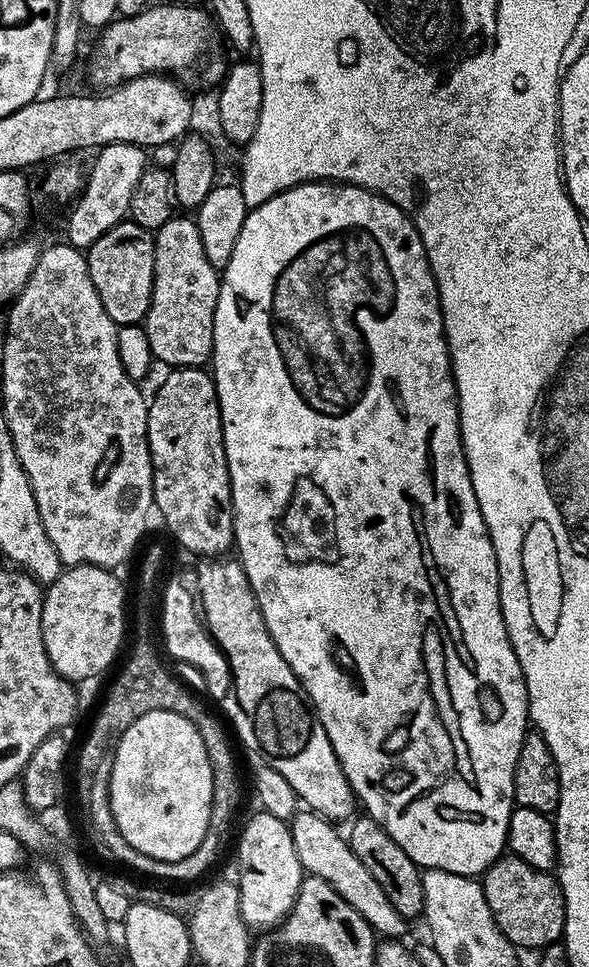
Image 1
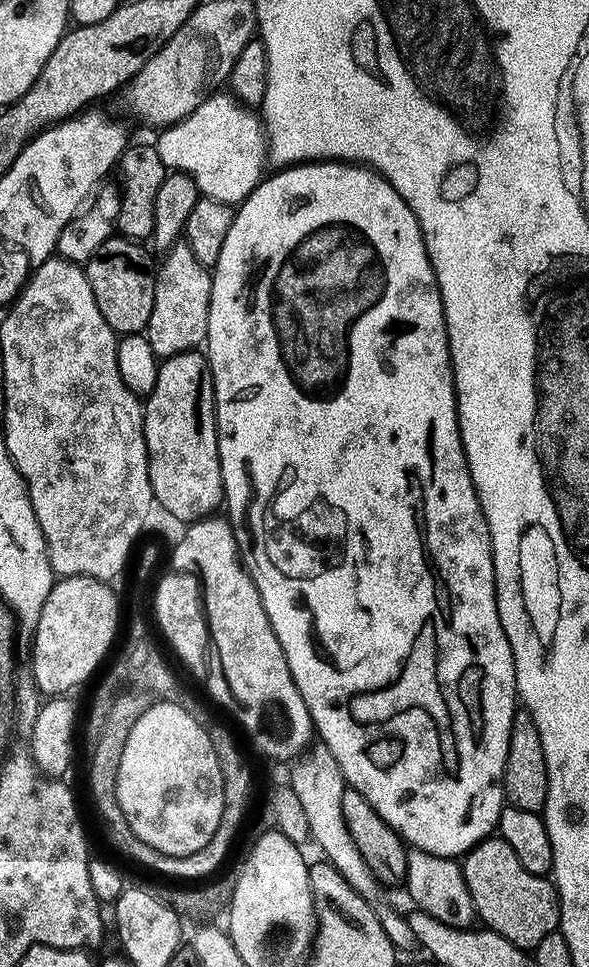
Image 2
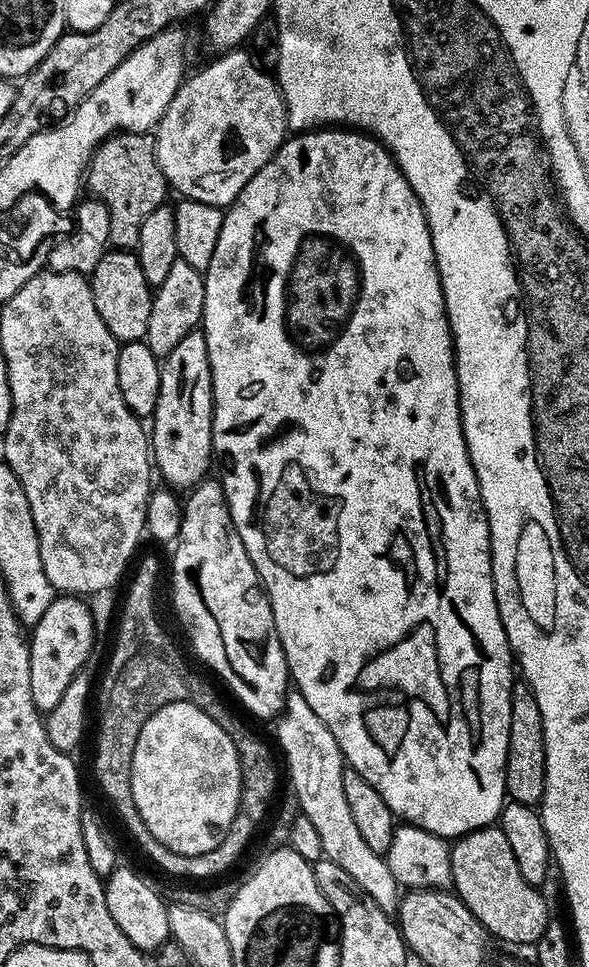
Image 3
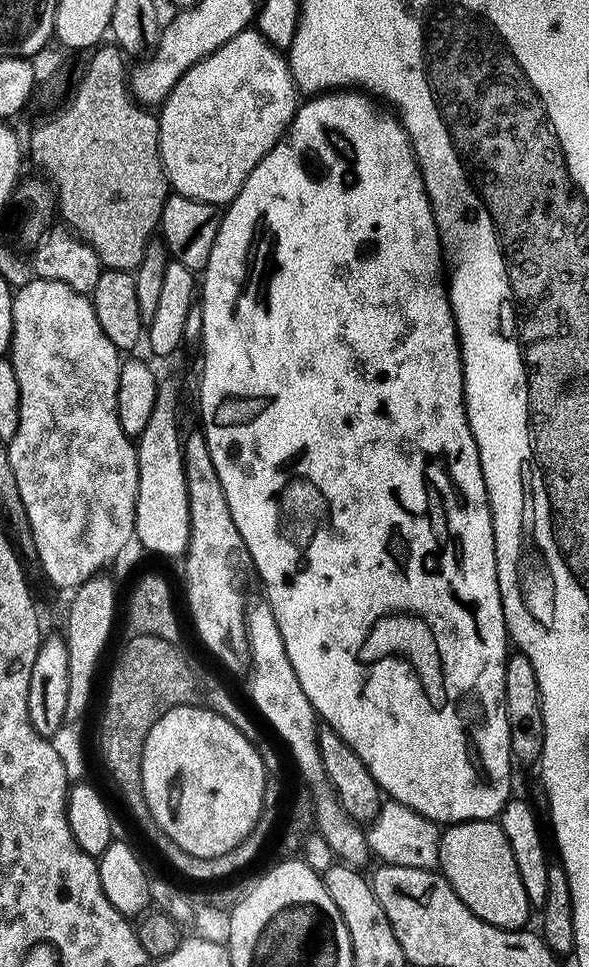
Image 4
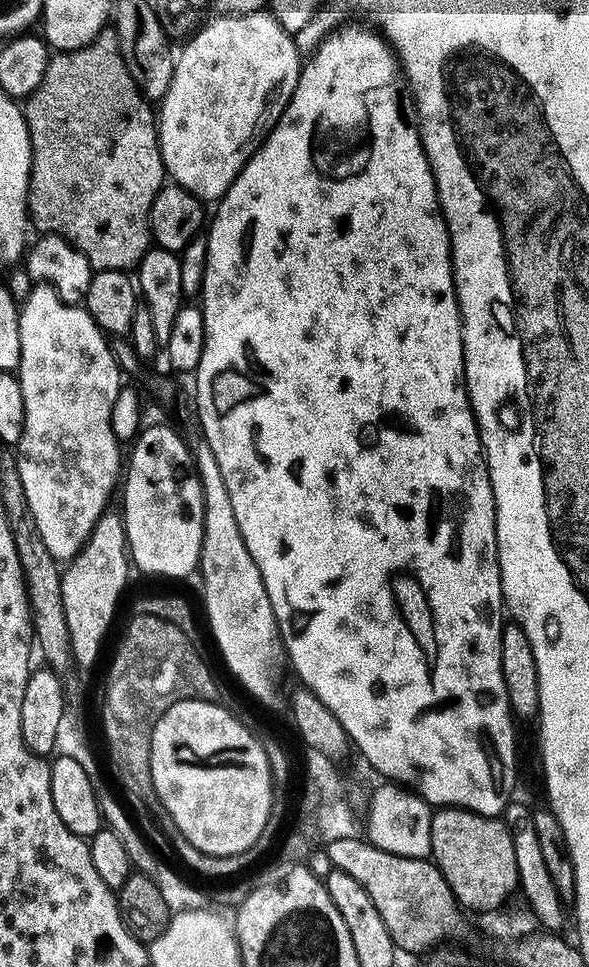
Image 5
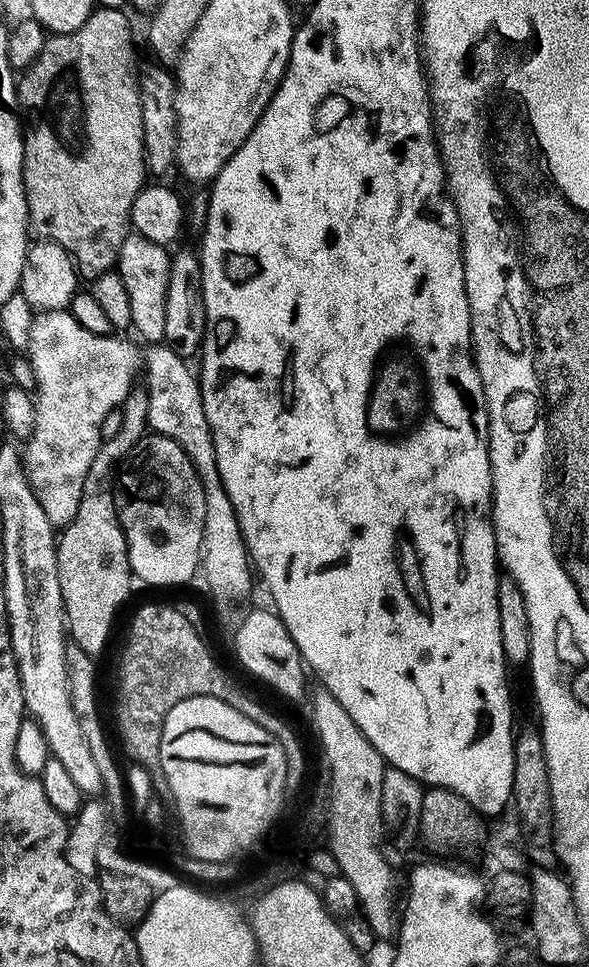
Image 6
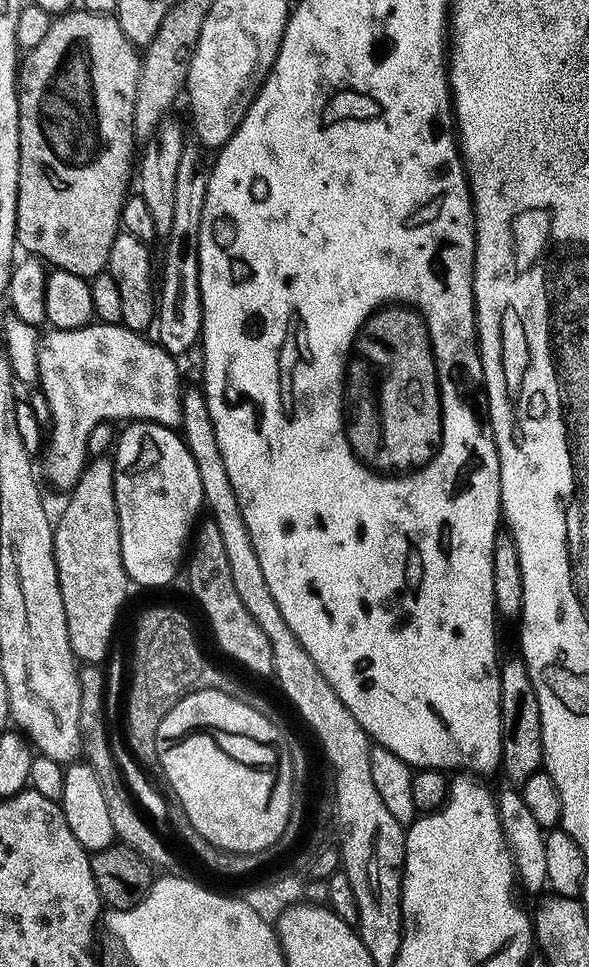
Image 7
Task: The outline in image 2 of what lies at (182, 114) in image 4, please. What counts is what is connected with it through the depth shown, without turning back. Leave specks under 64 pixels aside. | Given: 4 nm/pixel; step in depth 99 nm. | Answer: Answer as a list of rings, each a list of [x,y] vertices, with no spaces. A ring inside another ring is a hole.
[[[220,90],[215,94],[205,95],[202,103],[188,116],[176,124],[172,124],[159,133],[154,141],[158,158],[162,158],[165,169],[184,172],[198,186],[201,197],[217,200],[223,204],[239,205],[247,198],[265,175],[266,169],[266,137],[261,117],[256,116],[251,107],[241,104],[235,96]]]

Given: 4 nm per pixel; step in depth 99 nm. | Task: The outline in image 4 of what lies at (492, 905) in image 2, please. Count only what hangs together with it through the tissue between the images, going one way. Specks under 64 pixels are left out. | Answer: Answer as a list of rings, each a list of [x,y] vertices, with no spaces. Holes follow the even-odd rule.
[[[495,819],[463,820],[461,824],[447,825],[438,842],[438,871],[458,898],[483,922],[508,929],[523,929],[529,923],[526,889],[510,841]]]

